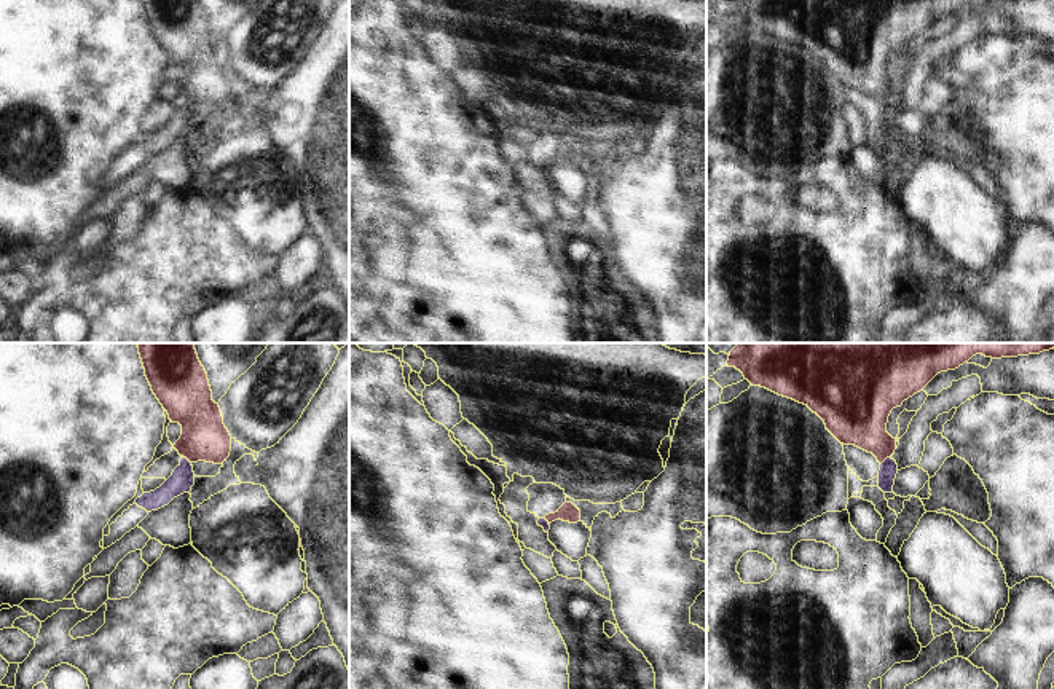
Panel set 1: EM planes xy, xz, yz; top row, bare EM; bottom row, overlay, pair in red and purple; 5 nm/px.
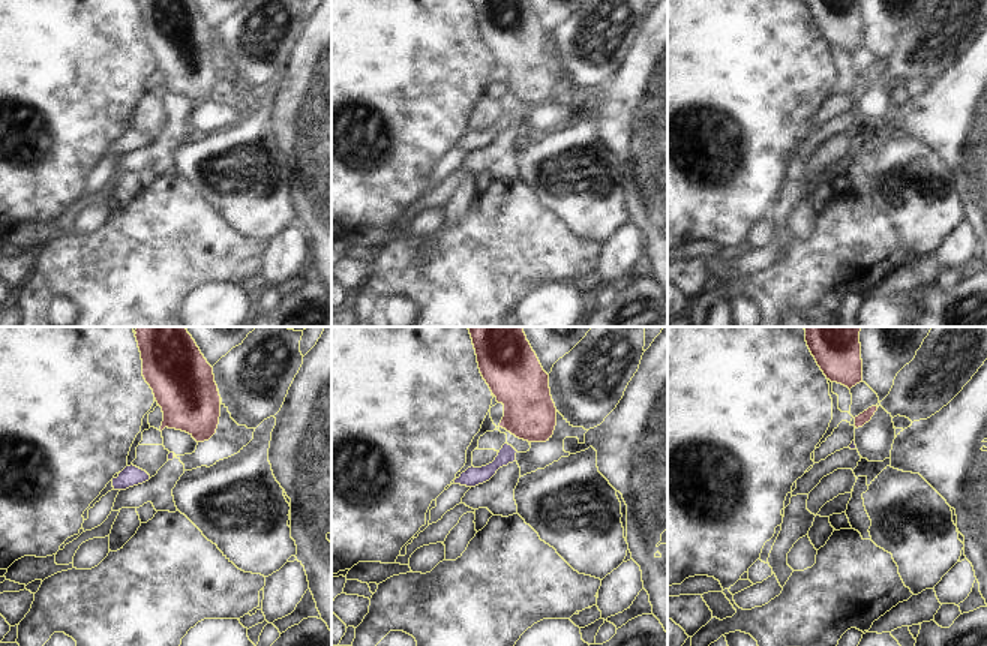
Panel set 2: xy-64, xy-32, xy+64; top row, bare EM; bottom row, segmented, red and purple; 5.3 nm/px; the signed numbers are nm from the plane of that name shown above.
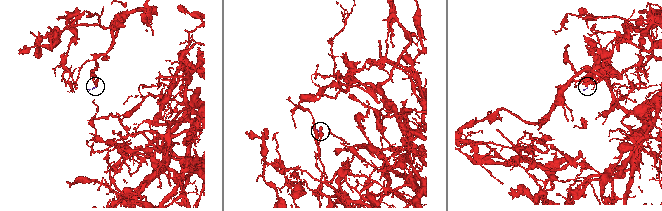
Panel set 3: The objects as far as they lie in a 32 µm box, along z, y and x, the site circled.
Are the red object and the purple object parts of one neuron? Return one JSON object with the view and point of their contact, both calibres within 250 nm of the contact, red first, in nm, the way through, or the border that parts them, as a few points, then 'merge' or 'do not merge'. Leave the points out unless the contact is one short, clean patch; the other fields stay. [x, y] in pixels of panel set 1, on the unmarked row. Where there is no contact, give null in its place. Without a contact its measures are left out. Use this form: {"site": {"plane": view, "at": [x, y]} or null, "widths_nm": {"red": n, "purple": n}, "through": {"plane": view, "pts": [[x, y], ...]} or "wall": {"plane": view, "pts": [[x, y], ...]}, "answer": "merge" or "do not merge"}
{"site": {"plane": "xy", "at": [187, 101]}, "widths_nm": {"red": 240, "purple": 120}, "wall": {"plane": "xy", "pts": [[182, 98], [190, 106]]}, "answer": "do not merge"}

